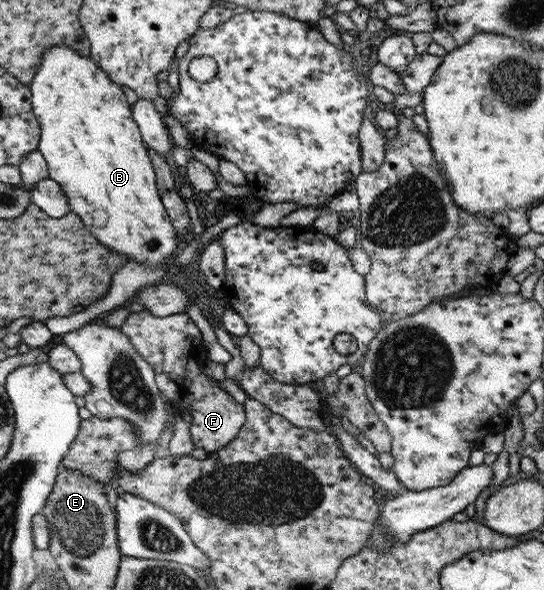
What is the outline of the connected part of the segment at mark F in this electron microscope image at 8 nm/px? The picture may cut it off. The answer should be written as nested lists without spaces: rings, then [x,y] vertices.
[[[143,309],[130,313],[119,329],[130,338],[138,353],[154,367],[162,398],[170,402],[178,414],[192,414],[190,435],[195,448],[203,448],[211,454],[230,445],[238,436],[239,429],[246,424],[246,408],[243,408],[244,404],[235,402],[215,380],[201,374],[199,360],[203,354],[203,342],[199,327],[195,326],[190,315],[185,312],[159,317]]]

